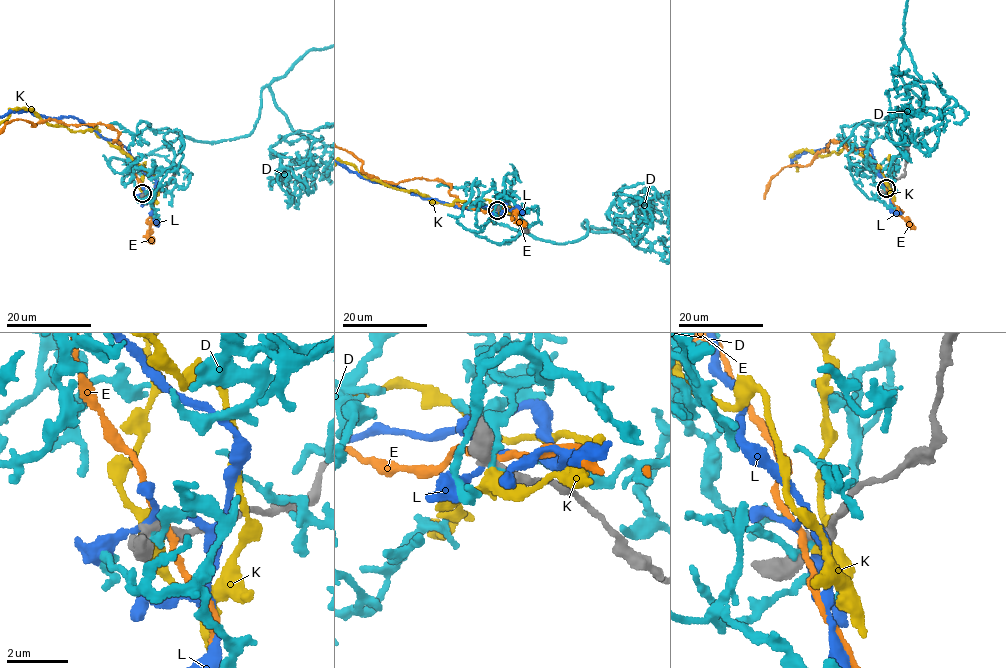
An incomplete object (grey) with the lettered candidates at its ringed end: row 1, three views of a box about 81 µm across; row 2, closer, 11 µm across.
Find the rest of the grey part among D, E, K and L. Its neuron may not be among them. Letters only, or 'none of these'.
none of these

